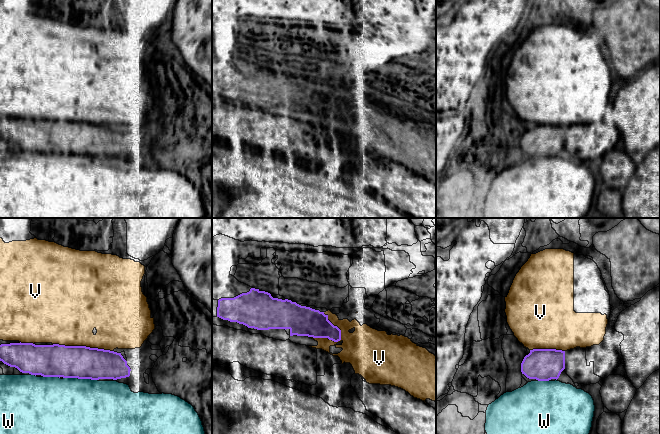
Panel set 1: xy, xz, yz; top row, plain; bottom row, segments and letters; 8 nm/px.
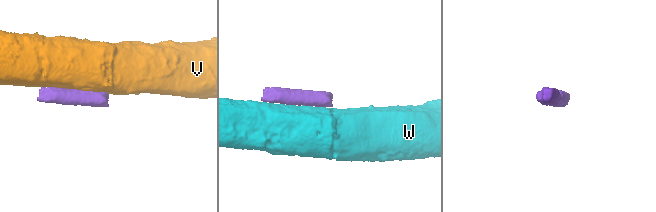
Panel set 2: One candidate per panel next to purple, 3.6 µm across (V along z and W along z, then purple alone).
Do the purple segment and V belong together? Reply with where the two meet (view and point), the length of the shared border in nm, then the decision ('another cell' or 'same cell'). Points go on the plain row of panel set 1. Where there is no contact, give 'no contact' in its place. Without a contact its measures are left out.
xz (336, 102) | 280 nm | another cell

